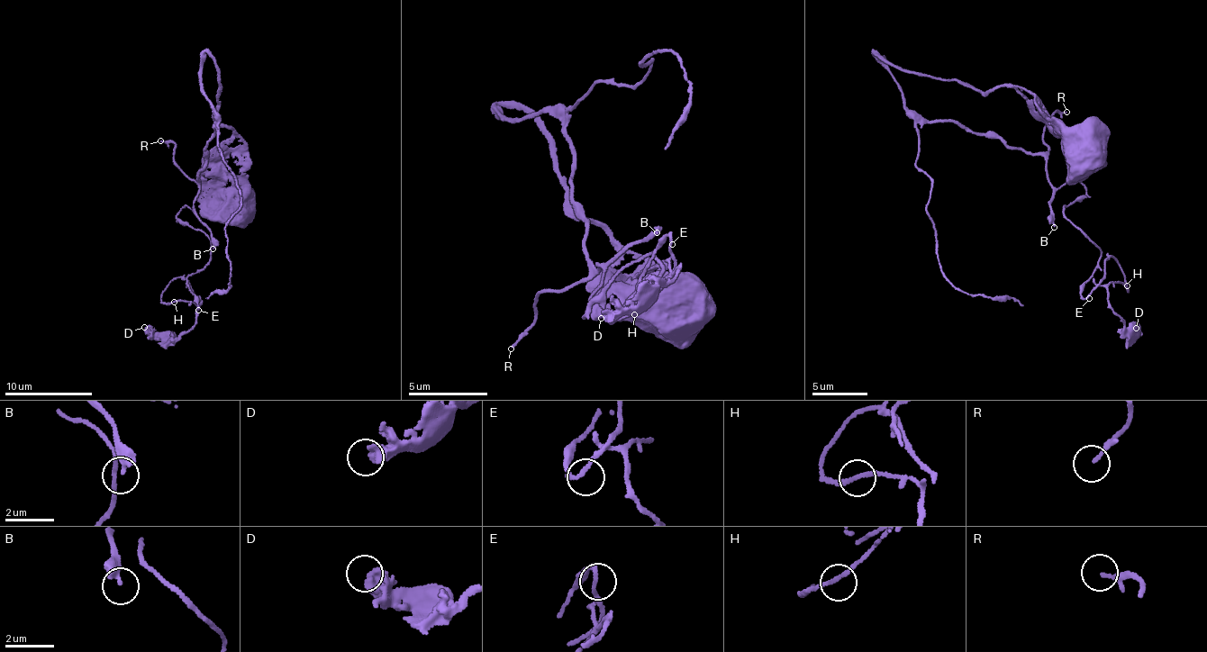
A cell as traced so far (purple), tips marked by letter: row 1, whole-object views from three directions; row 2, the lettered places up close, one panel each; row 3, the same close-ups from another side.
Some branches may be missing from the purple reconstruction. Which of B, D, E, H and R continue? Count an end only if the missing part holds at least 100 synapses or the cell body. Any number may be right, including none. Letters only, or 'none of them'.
B

